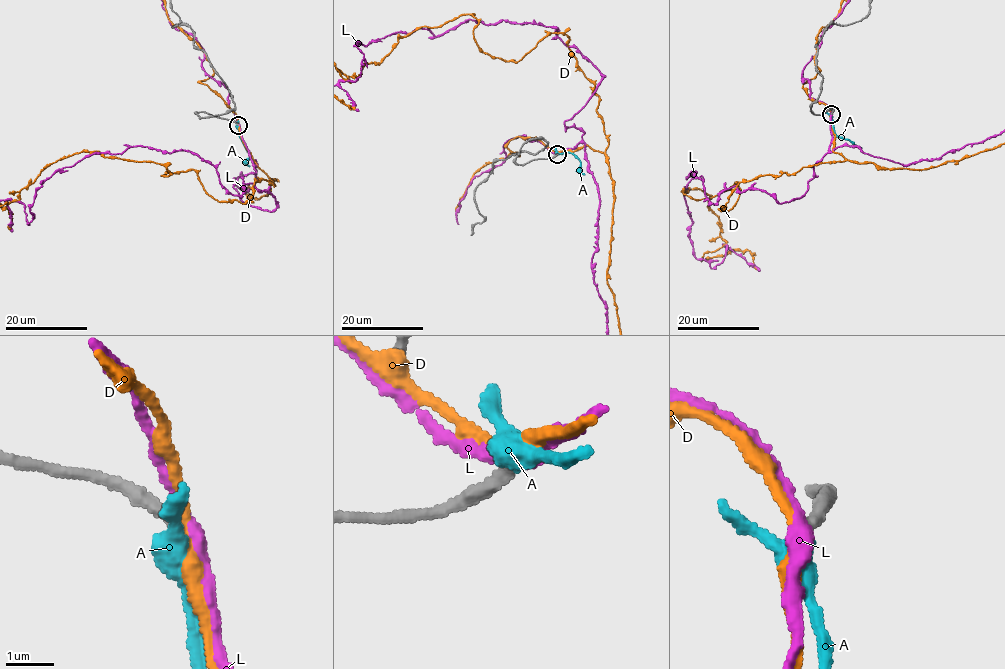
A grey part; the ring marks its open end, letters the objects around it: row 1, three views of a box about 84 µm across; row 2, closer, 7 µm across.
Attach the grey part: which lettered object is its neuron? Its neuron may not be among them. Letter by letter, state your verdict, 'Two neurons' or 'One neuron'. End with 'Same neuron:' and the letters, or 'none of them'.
A: One neuron
D: Two neurons
L: Two neurons
Same neuron: A

